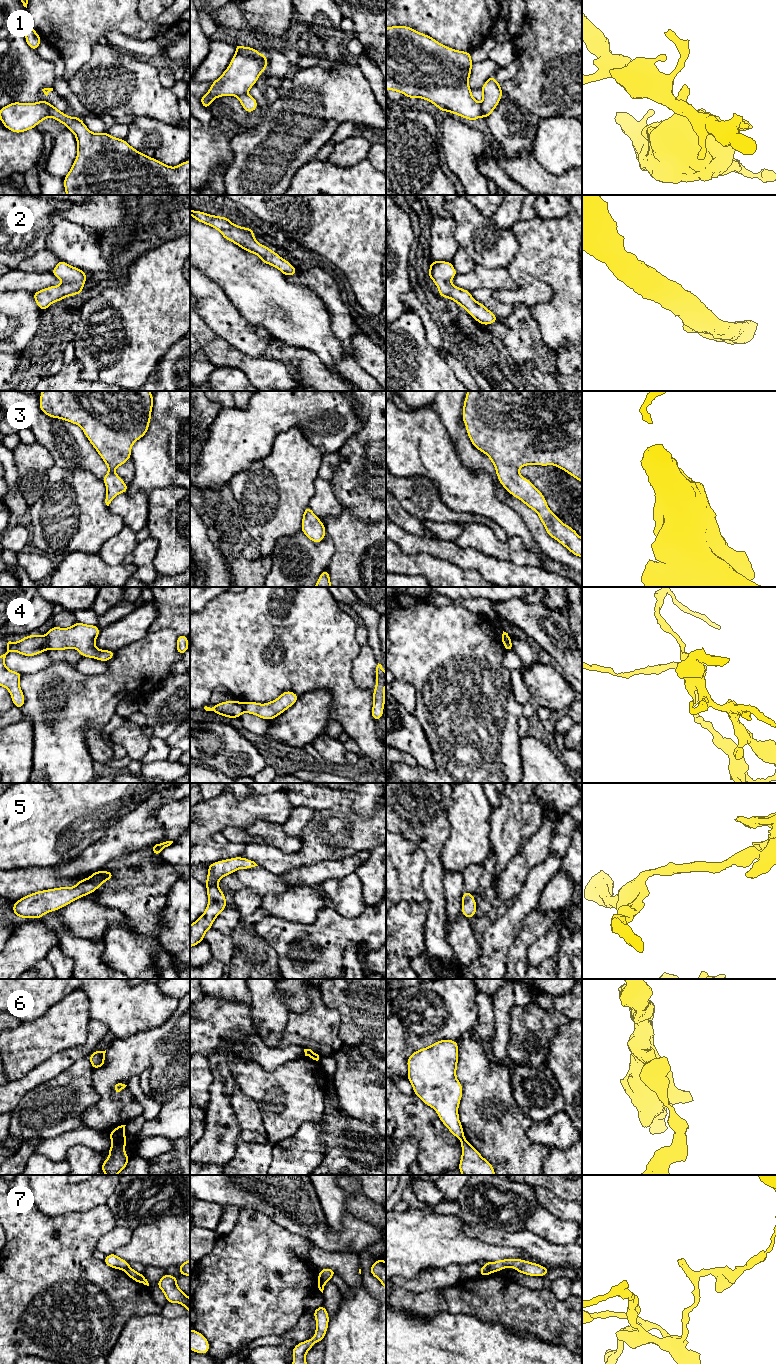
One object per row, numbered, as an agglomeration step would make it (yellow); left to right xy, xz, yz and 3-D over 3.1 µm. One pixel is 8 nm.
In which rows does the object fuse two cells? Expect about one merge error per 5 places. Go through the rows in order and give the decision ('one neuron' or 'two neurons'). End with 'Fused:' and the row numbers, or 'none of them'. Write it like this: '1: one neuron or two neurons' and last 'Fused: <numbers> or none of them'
1: two neurons
2: one neuron
3: one neuron
4: two neurons
5: one neuron
6: two neurons
7: two neurons
Fused: 1, 4, 6, 7

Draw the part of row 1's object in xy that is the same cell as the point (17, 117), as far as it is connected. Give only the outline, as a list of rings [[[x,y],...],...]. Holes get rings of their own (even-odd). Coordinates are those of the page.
[[[44,100],[35,103],[13,102],[0,109],[0,120],[10,131],[22,133],[50,116],[48,103]]]

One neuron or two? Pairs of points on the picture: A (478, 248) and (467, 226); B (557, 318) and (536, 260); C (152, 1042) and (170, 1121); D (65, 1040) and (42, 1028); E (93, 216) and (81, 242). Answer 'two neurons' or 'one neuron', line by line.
A: one neuron
B: one neuron
C: two neurons
D: one neuron
E: two neurons

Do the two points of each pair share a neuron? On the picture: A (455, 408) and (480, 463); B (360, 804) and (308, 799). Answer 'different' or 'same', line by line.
A: same
B: same

